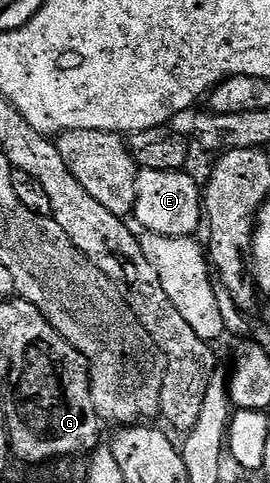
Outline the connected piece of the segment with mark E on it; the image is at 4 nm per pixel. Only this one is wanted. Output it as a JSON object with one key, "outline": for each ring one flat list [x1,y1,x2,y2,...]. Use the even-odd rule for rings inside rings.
{"outline":[[142,170,138,174,138,189,136,190,136,202,134,203,133,219,138,219,137,227,147,232,154,232,157,236,194,236,197,233,198,223,204,220,204,192,192,177,189,171,161,172,160,170]]}

